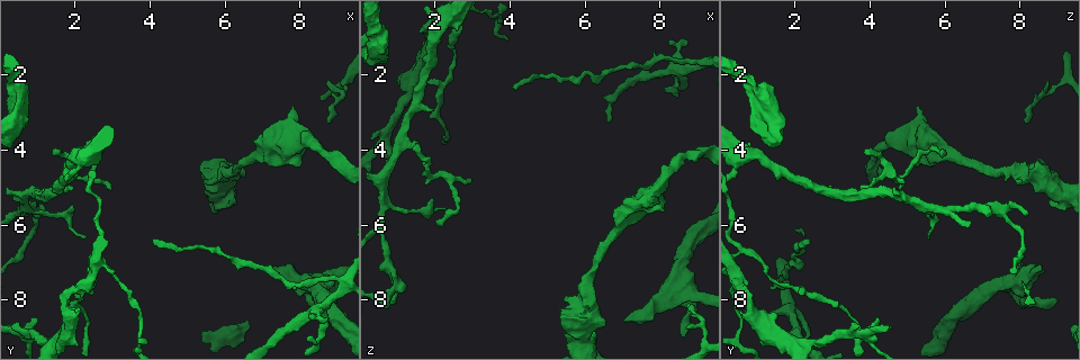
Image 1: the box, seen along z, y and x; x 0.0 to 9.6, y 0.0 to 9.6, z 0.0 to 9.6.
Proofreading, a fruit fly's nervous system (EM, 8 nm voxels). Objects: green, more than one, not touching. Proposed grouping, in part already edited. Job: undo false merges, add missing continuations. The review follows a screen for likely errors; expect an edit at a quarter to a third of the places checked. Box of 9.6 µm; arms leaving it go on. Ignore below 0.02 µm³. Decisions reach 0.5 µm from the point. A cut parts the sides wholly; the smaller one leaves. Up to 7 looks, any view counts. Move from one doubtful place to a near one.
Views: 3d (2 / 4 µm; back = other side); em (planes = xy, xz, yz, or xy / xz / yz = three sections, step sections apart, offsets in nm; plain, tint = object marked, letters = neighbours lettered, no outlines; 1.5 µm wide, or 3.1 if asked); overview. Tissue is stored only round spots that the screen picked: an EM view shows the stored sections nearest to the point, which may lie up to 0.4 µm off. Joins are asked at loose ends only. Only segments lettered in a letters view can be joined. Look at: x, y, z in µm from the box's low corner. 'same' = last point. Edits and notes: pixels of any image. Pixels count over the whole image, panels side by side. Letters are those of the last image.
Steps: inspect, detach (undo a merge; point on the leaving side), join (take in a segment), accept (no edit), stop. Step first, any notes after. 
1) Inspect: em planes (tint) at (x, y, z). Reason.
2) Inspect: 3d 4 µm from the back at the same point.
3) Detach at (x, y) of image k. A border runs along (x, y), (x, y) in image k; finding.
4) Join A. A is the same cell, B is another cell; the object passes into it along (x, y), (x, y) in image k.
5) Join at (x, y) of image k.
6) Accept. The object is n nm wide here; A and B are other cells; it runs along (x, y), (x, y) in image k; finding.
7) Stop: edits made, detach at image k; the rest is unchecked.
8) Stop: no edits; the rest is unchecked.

Inspect: 3d 2 µm at (1.45, 4.00, 3.85). Tapers out.

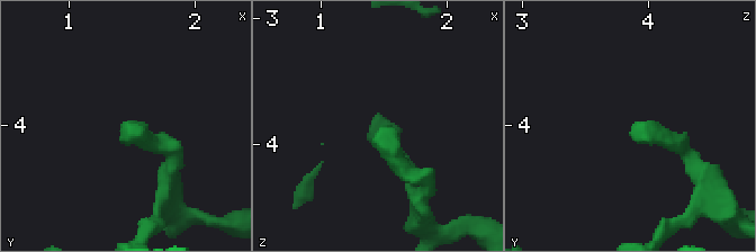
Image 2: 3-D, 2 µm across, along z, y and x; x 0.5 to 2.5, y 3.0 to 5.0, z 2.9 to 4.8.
Inspect: em planes (letters) at (1.46, 4.00, 3.88).

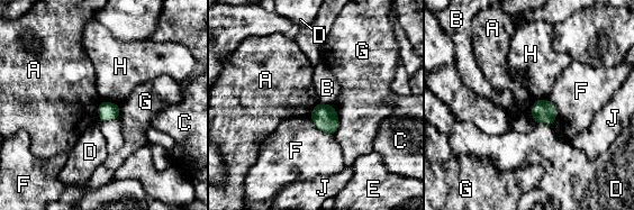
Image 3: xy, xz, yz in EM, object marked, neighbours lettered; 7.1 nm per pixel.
Accept. The object is 130 nm wide here; A, B, C, D, E, F, G, H and J are other cells; a border runs along (535, 100), (532, 107), (532, 120) in image 3; none of them fits.

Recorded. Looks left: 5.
Inspect: 3d 2 µm at (2.15, 4.10, 6.05). Tapers out.

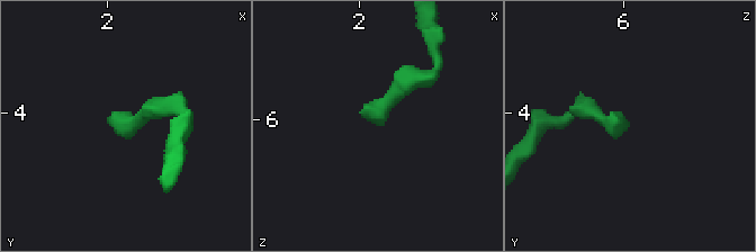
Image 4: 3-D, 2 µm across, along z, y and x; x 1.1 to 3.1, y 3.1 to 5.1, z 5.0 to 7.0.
Inspect: em planes (tint) at (2.10, 4.16, 5.98). Need the tissue.

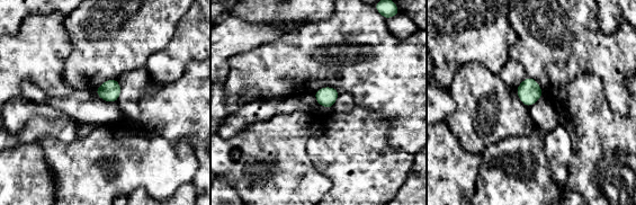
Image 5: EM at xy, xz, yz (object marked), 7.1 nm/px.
Inspect: em planes (letters) at the same point. See the neighbours.

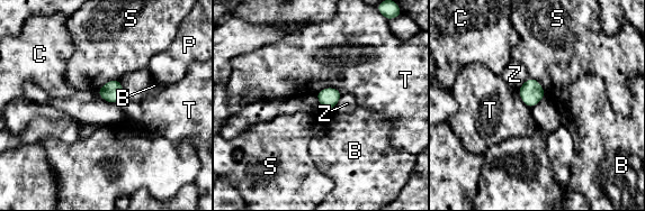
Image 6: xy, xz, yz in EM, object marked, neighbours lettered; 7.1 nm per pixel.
Accept. B, C, P, S, T and Z are other cells; a border runs along (341, 92), (323, 88), (315, 94) in image 6; no lettered segment goes on from it.

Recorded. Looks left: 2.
Inspect: 3d 2 µm at (8.65, 8.00, 8.95). Free end.

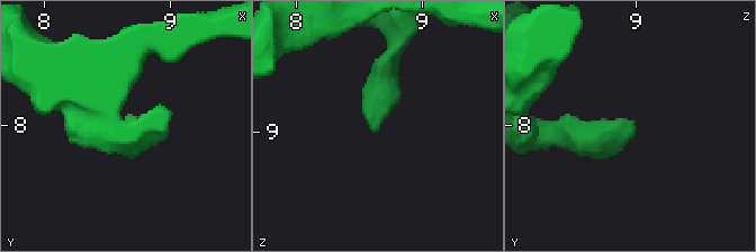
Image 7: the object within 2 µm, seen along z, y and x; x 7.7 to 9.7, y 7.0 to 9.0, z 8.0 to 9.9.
Inspect: em planes (letters) at (8.62, 8.00, 9.00).

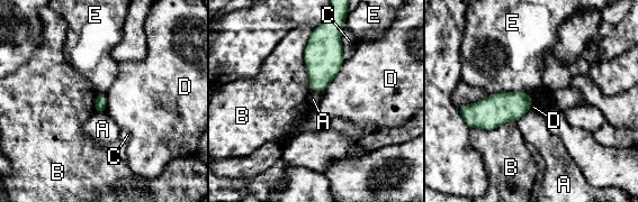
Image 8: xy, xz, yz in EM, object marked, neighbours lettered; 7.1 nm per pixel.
Accept. A, B, C, D and E are other cells; a border runs along (346, 61), (323, 92) in image 8; none of them fits.

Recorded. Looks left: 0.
Stop: no edits; the rest is unchecked.

